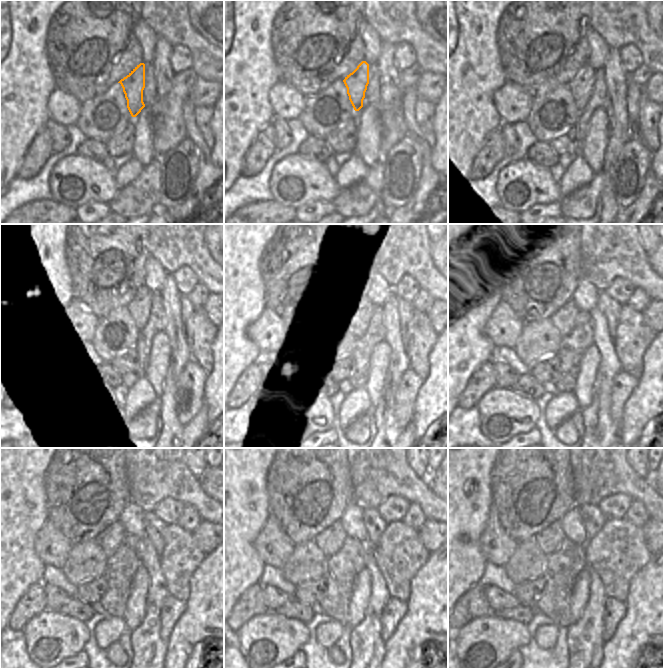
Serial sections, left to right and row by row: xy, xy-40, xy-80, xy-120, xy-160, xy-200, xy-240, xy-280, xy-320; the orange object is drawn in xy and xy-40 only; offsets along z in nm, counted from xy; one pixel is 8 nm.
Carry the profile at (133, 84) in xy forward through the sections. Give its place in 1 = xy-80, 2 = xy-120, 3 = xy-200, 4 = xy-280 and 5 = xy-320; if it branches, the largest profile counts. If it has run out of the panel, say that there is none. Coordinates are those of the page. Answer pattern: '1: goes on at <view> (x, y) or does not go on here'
1: goes on at xy-80 (581, 86)
2: goes on at xy-120 (138, 308)
3: goes on at xy-200 (562, 318)
4: goes on at xy-280 (330, 541)
5: goes on at xy-320 (549, 540)

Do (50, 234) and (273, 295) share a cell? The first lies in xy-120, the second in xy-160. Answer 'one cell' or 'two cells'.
two cells

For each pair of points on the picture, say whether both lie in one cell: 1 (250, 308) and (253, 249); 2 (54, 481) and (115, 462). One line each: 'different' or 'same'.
1: same
2: same

